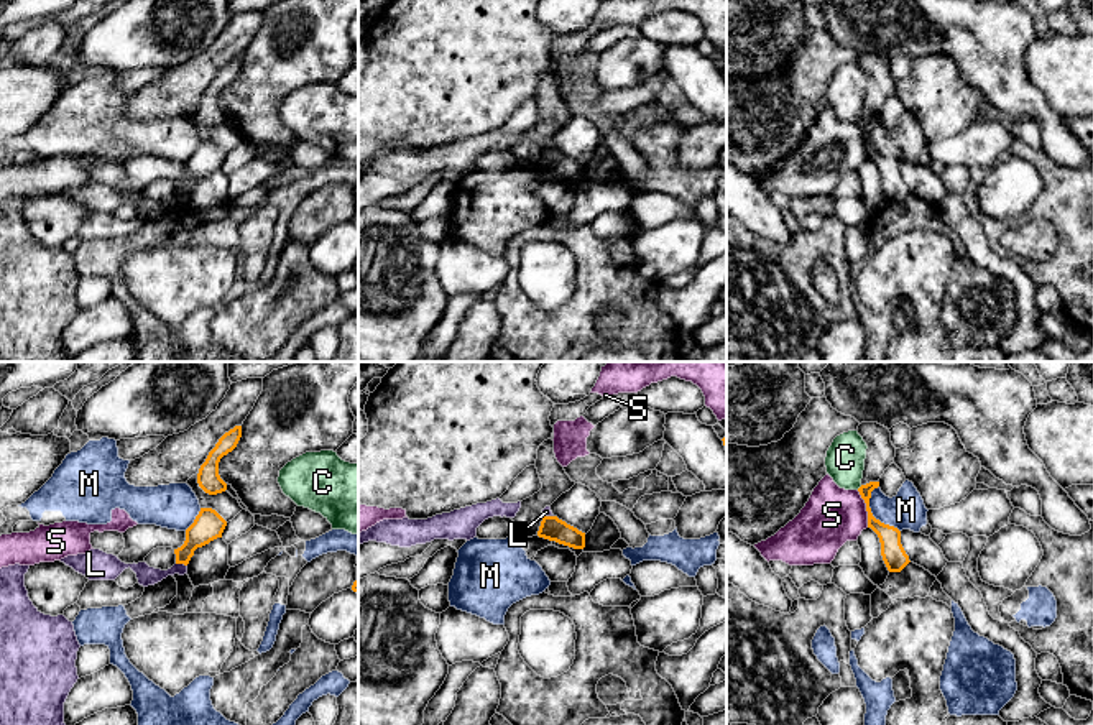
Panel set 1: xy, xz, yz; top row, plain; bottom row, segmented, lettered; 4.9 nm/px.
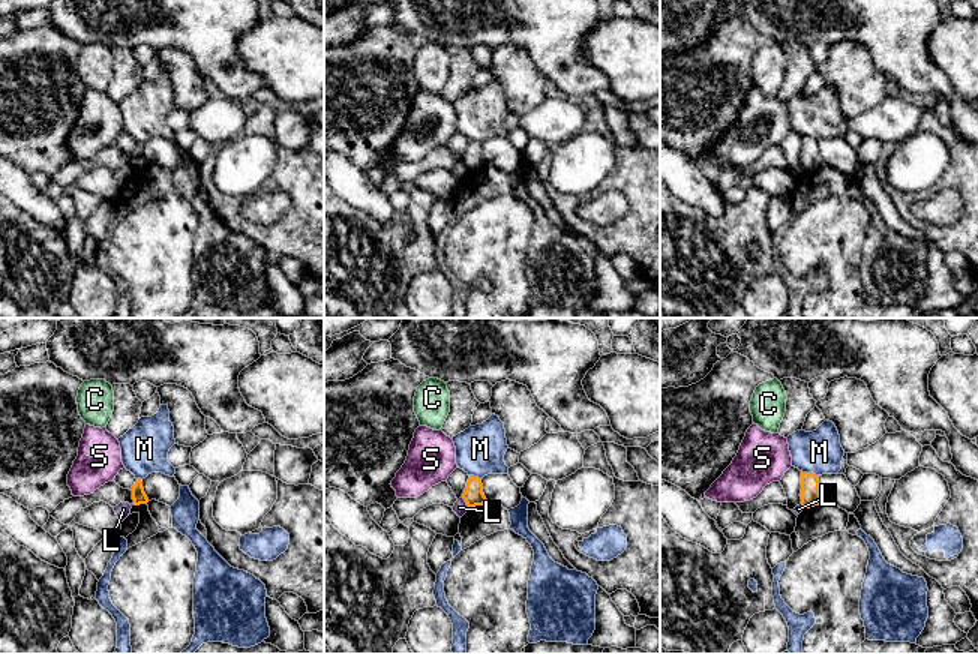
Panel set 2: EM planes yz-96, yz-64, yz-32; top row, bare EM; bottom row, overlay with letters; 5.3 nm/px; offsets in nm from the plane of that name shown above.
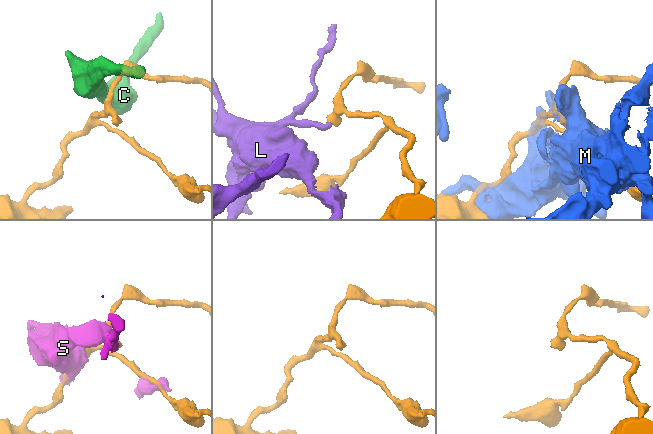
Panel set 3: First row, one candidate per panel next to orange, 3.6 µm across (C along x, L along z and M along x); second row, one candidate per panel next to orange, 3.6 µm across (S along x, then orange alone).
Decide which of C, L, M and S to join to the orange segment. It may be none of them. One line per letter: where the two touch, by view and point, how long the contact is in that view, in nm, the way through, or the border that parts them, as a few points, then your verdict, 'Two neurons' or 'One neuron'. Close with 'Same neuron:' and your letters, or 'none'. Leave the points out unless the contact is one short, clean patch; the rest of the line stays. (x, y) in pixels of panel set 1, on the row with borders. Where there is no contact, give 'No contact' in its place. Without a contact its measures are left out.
C: Touches orange at yz (860, 487). Shared border 40 nm. Boundary: yz (862, 485), (857, 489). Two neurons
L: Touches orange at xy (181, 563). Shared border 60 nm. Two neurons
M: Touches orange at yz (871, 515). Shared border 260 nm. Two neurons
S: Touches orange at yz (867, 508). Shared border 190 nm. Two neurons
Same neuron: none

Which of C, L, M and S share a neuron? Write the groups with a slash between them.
C / L / M / S

